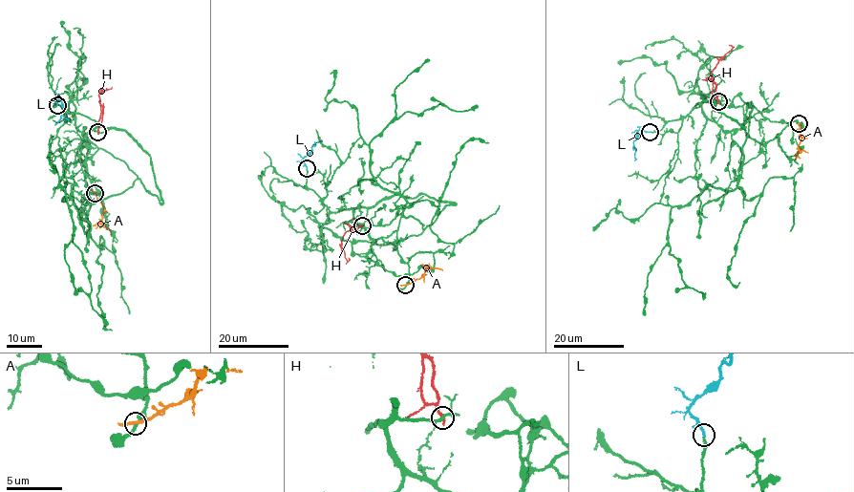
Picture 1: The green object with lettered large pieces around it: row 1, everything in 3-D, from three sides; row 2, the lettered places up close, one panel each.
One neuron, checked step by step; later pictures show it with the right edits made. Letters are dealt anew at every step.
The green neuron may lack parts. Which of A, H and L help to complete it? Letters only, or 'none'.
L

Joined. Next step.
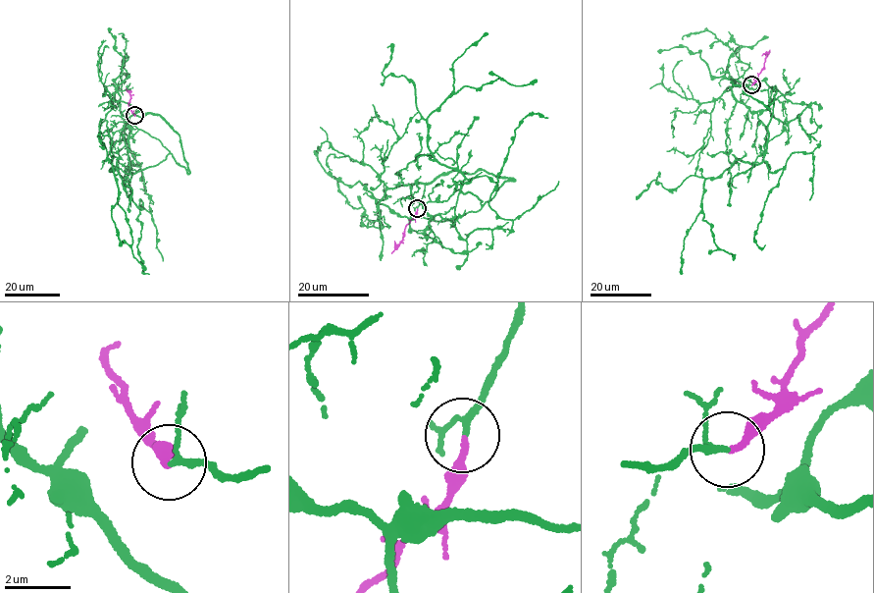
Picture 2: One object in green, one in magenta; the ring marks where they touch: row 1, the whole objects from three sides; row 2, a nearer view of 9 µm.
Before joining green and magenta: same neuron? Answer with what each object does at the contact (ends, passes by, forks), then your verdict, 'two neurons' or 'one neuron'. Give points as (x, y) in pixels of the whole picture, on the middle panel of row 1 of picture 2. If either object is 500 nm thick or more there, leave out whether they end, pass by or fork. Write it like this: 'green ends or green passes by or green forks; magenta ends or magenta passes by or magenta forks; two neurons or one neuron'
green passes by; magenta ends; one neuron

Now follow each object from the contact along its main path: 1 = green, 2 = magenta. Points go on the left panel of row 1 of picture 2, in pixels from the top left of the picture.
1: (134, 116), (145, 114), (109, 130), (108, 159), (134, 257), (145, 270)
2: (134, 116), (128, 105), (130, 94), (126, 87)

